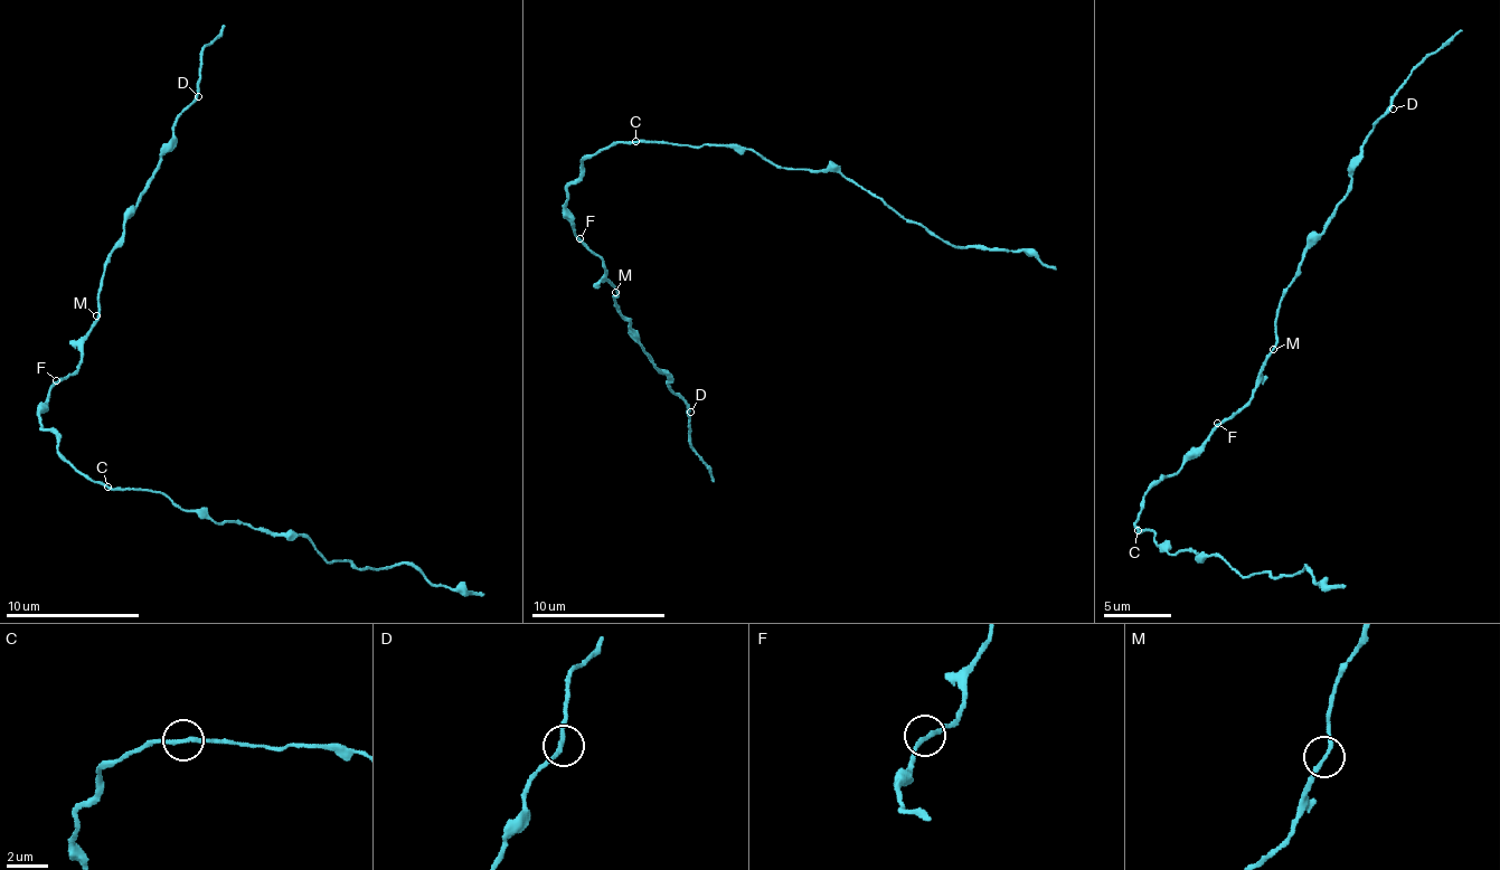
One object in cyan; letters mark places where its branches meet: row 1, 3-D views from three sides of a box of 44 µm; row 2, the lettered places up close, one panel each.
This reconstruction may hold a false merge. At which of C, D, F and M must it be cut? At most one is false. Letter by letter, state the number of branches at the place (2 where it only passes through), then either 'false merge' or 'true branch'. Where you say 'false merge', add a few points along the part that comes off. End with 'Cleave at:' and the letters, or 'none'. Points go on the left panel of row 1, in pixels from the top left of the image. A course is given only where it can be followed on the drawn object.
C: branches 2; true branch
D: branches 2; true branch
F: branches 2; true branch
M: branches 2; true branch
Cleave at: none

